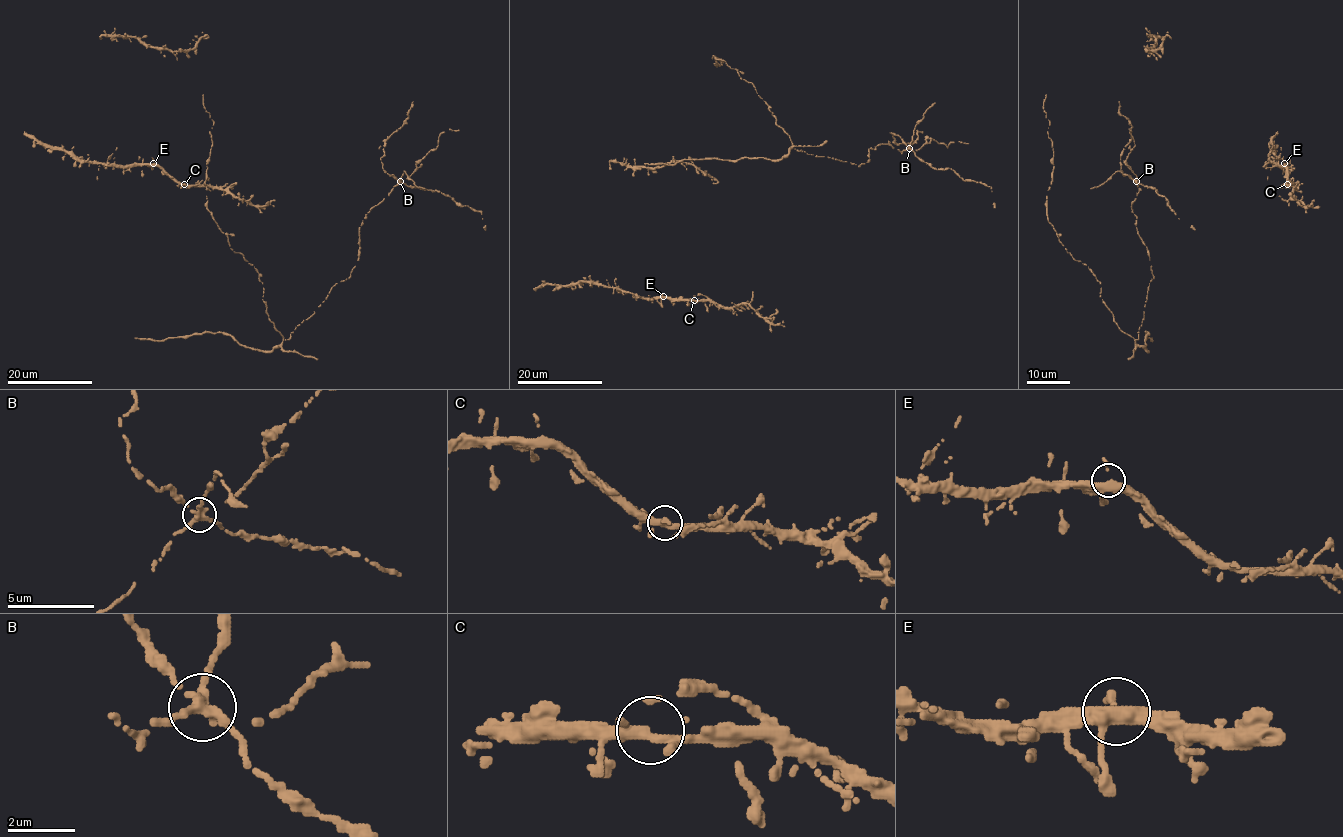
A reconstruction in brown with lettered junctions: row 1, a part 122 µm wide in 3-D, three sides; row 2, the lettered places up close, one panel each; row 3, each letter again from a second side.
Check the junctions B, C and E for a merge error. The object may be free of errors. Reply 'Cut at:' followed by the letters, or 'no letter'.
Cut at: B

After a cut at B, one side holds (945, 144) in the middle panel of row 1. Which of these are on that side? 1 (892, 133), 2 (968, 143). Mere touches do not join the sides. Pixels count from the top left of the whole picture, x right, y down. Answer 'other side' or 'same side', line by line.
1: other side
2: same side

